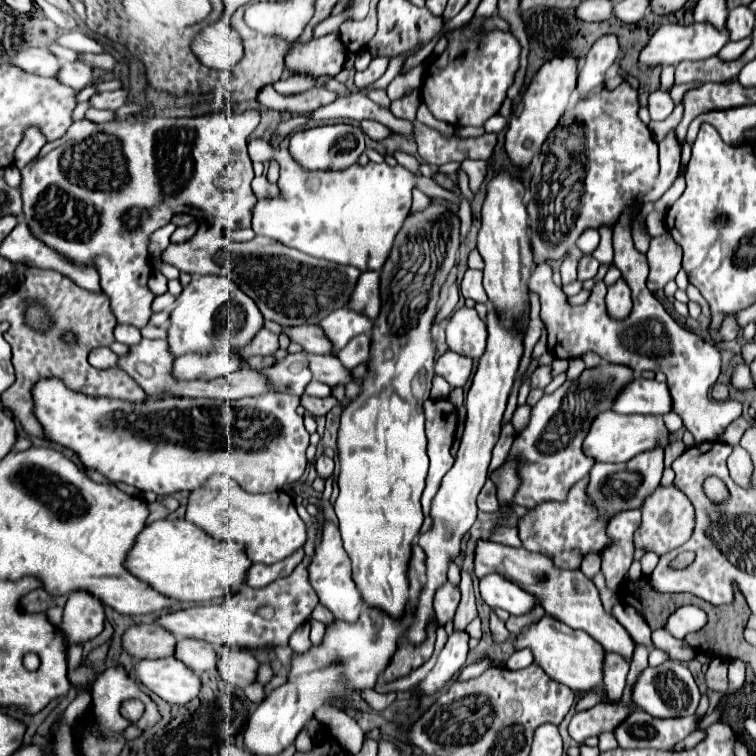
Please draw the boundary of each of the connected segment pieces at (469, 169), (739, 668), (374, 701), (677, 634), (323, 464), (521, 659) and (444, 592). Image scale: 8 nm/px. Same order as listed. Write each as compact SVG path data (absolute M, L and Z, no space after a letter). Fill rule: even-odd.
M464 160L464 170L470 178L470 188L478 192L478 186L482 184L486 176L486 162L484 160Z
M732 660L730 670L728 670L728 678L730 678L730 692L738 690L744 684L744 662Z
M370 689L362 690L360 692L360 696L366 703L368 703L373 709L377 711L383 711L396 699L395 692L380 694Z
M685 605L678 610L674 610L666 624L664 624L664 630L668 630L674 638L684 638L686 634L690 632L696 632L698 628L702 628L706 624L707 615L702 612L697 606Z
M318 456L316 458L316 474L324 480L328 480L334 472L334 460L328 458L328 456Z
M528 649L517 651L512 654L505 662L505 667L510 670L518 670L528 667L532 664L534 658L532 652Z
M446 582L434 596L434 610L436 610L436 620L440 626L444 626L448 620L454 616L454 608L460 602L460 590Z

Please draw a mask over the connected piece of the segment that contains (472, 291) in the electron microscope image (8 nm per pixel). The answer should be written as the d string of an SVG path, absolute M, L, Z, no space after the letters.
M466 270L462 284L460 284L460 294L464 298L472 298L474 302L488 302L488 296L484 296L482 288L482 270Z

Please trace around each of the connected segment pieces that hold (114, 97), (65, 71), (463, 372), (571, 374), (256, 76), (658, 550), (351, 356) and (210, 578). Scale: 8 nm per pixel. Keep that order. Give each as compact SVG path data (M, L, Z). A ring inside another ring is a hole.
M114 90L114 92L102 92L102 94L92 94L90 106L92 108L102 108L102 110L116 110L122 104L126 104L128 90Z
M66 62L58 70L56 80L60 80L60 84L64 84L64 86L82 90L92 80L92 68L82 62Z
M448 350L436 360L436 374L444 376L452 388L464 386L472 374L472 360Z
M573 358L568 361L568 369L566 371L567 380L576 380L585 370L585 364L581 358Z
M250 28L244 32L244 60L238 70L238 102L254 100L264 86L280 80L286 54L284 40L258 36Z
M658 486L642 504L642 524L634 534L634 548L654 552L658 556L684 544L694 528L694 508L684 492L678 492L676 486Z
M356 336L338 352L340 362L348 370L352 370L358 364L364 364L368 356L370 356L370 336Z
M156 520L138 534L136 544L128 550L124 566L132 576L144 580L152 590L178 602L208 602L230 596L240 590L250 562L244 548L208 536L204 530L186 520Z

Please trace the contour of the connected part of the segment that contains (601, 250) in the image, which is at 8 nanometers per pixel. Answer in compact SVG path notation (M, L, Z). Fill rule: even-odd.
M608 226L600 227L600 243L596 252L592 253L592 257L597 259L600 264L610 264L612 262L612 256L614 256L614 250L612 250L612 230L608 230Z

